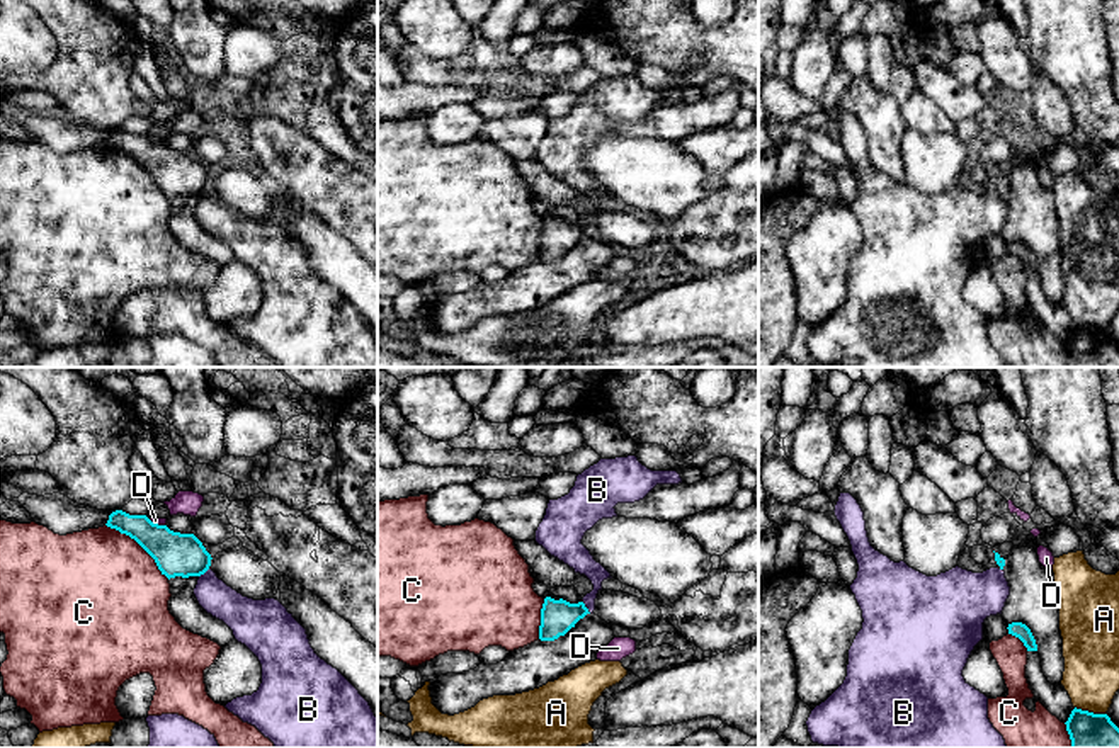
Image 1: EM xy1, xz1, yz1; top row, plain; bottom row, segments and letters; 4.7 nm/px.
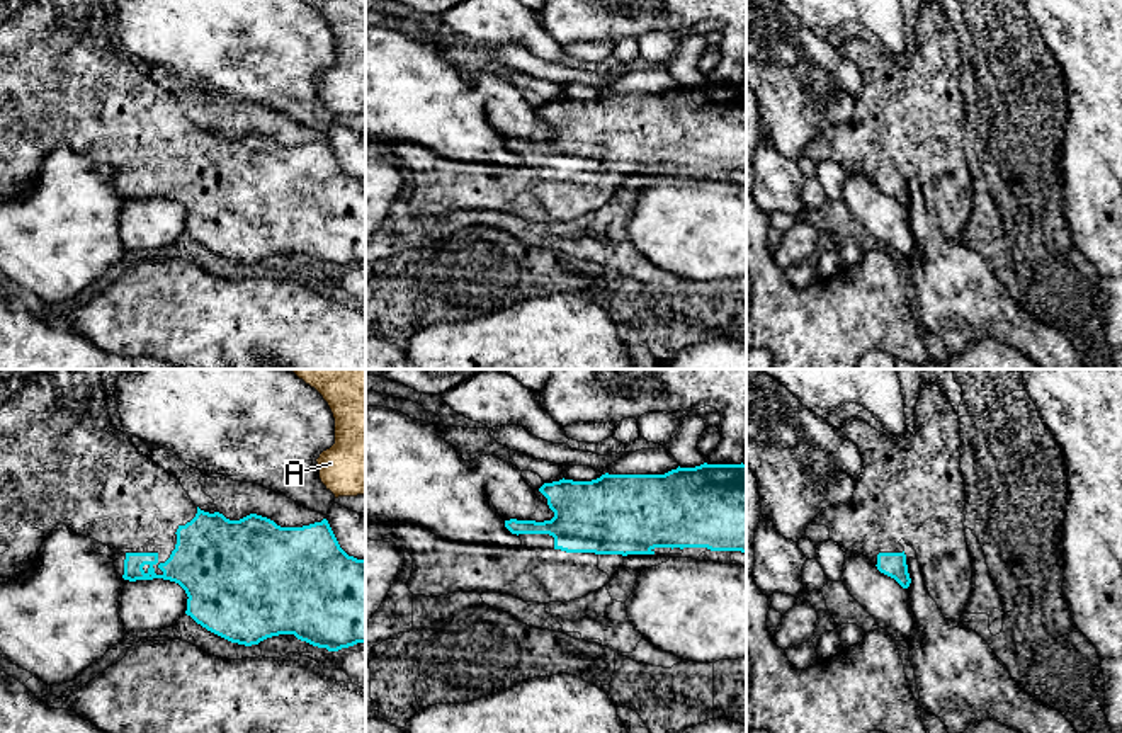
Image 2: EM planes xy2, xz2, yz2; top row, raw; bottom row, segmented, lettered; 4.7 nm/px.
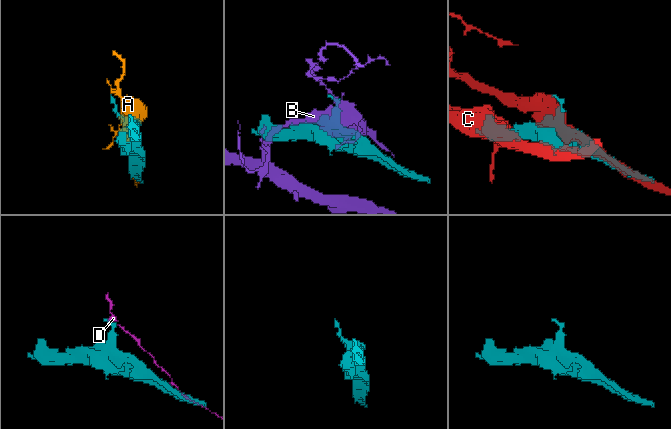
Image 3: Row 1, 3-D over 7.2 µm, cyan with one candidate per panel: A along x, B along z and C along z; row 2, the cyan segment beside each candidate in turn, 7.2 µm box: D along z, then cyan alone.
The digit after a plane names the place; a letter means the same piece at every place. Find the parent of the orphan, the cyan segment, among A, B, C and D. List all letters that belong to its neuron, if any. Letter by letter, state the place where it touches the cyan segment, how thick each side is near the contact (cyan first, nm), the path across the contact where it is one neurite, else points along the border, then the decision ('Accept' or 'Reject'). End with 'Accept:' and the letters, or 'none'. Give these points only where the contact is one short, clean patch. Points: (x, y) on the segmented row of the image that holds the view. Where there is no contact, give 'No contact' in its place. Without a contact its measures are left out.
A: Touches cyan at yz1 (1090, 713). Thickness 220 nm (cyan) against 260 nm. Reject
B: Touches cyan at xz1 (585, 607). Thickness 160 nm (cyan) against 120 nm. Boundary: xz1 (582, 602), (590, 612). Reject
C: Touches cyan at xy1 (140, 544). Thickness 200 nm (cyan) against 500 nm. Reject
D: Touches cyan at xy1 (157, 524). Thickness 200 nm (cyan) against 30 nm. Boundary: xy1 (148, 519), (164, 526). Reject
Accept: none

